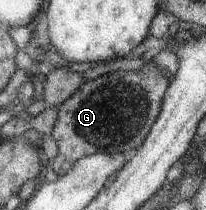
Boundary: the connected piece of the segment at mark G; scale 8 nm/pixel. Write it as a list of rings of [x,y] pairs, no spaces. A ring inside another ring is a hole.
[[[144,62],[137,71],[111,71],[93,79],[83,81],[79,90],[68,96],[58,107],[55,124],[50,136],[55,140],[57,153],[51,161],[51,168],[57,176],[63,176],[79,158],[97,153],[132,154],[145,140],[150,126],[155,122],[161,108],[161,101],[169,83],[170,74],[165,68],[153,62]]]

